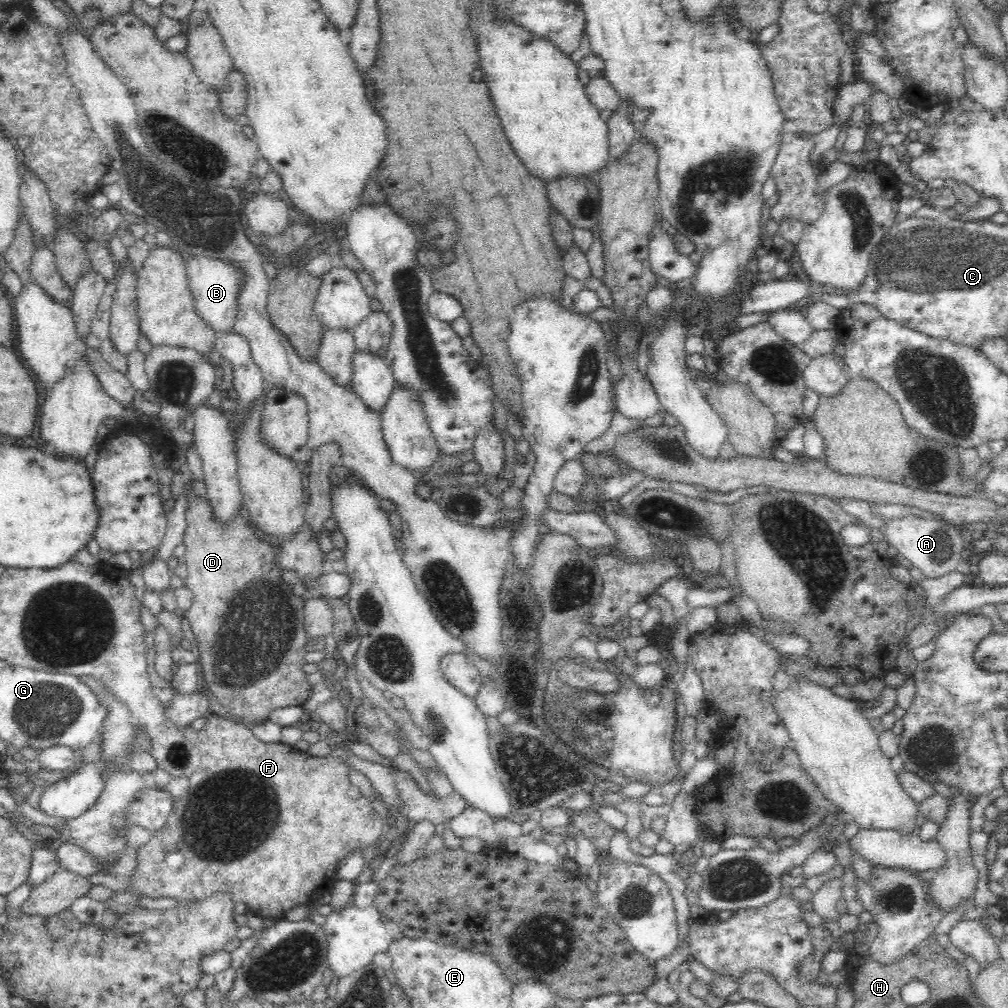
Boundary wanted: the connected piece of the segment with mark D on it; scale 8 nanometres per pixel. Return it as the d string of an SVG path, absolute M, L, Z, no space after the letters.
M195 495L190 496L190 508L186 512L186 521L188 527L185 531L183 539L186 545L185 565L187 566L186 578L184 586L188 587L193 594L192 606L185 611L184 616L189 620L189 624L194 633L194 637L198 642L200 651L199 655L199 674L205 680L204 687L207 692L213 697L215 702L219 702L222 706L222 711L231 717L241 721L242 724L253 726L262 724L269 718L269 714L276 708L284 708L287 706L302 705L303 702L313 694L312 687L308 683L306 673L302 671L302 665L305 663L306 656L306 641L310 640L304 628L304 613L303 606L305 597L298 597L292 593L292 586L287 586L281 580L282 570L275 566L275 557L278 554L279 548L274 548L273 543L267 541L253 529L249 523L240 516L234 518L232 524L221 526L214 518L211 507L206 498L196 498Z

